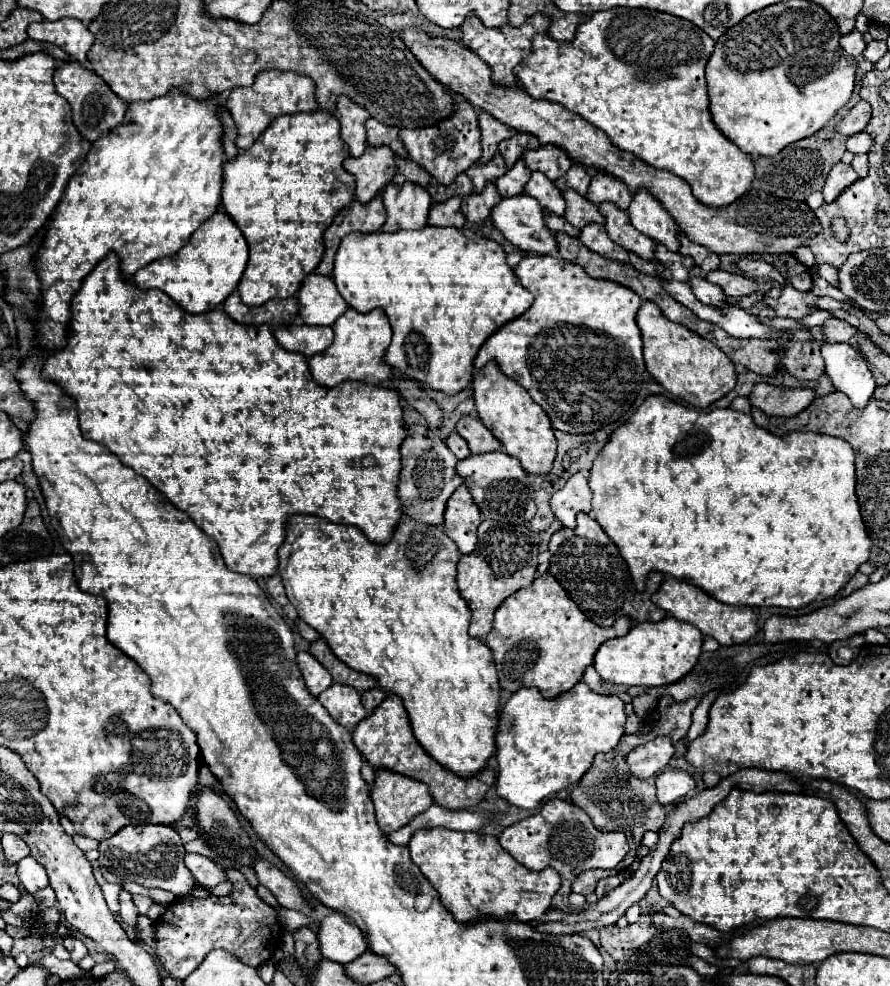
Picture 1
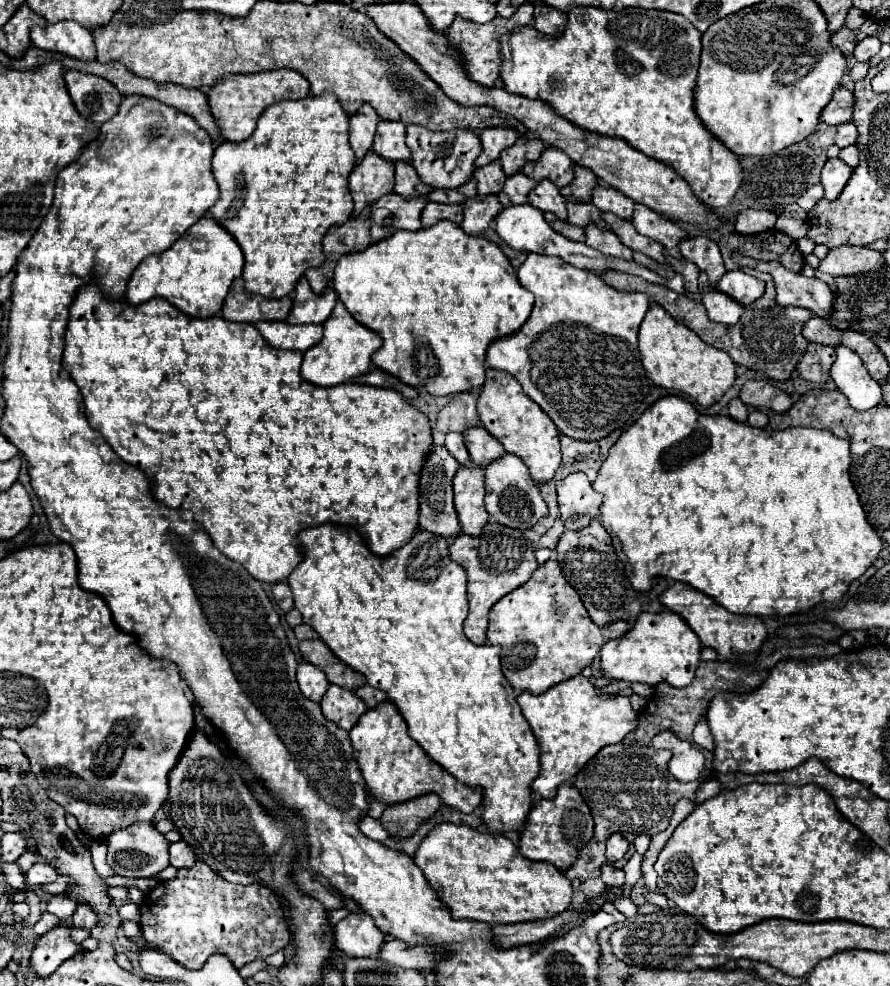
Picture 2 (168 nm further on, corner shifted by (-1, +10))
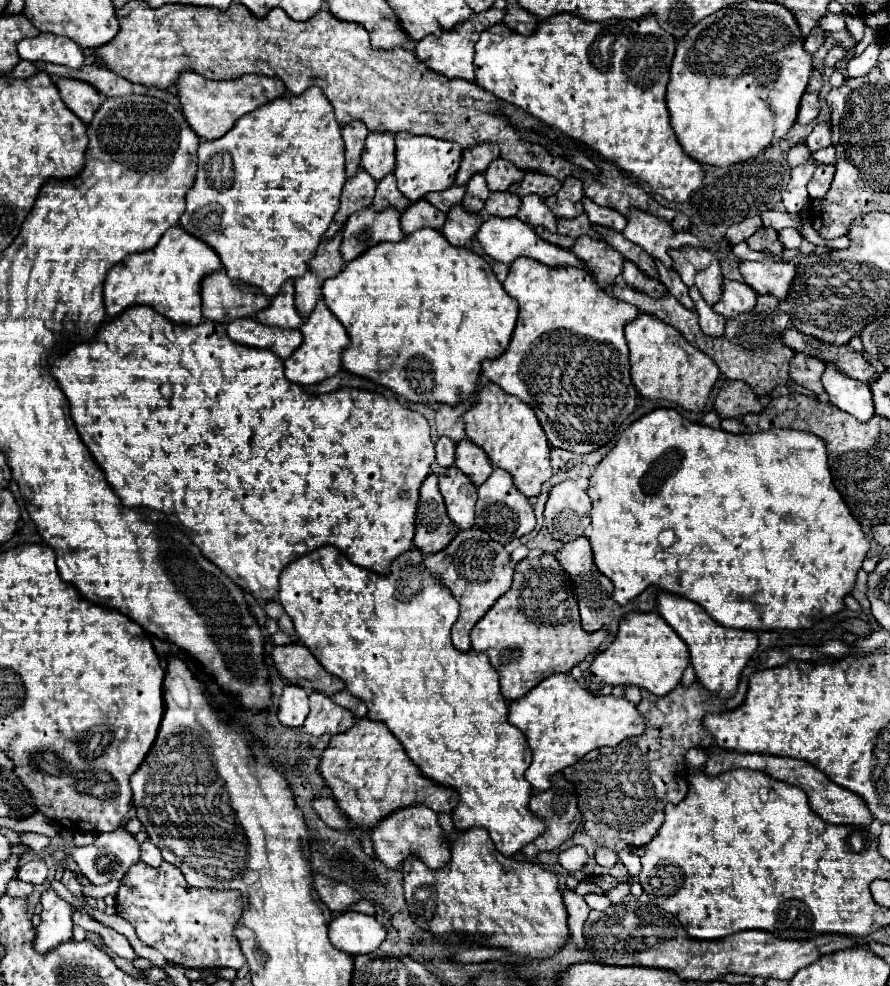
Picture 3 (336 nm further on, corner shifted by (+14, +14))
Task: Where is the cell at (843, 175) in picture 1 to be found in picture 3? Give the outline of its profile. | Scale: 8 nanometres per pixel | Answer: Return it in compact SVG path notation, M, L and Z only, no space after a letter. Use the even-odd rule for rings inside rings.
M817 166L813 178L809 180L807 184L807 190L809 190L809 196L819 200L819 198L825 198L829 186L831 186L831 180L833 180L833 174L835 174L835 166Z

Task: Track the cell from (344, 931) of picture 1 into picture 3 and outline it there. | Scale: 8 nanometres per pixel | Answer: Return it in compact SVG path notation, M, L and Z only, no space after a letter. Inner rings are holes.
M353 910L335 916L329 926L329 940L333 946L353 956L375 952L385 942L385 936L387 930L375 916Z

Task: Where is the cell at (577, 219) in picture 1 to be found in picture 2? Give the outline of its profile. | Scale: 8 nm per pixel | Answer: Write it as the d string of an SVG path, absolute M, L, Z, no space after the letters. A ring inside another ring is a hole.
M572 200L566 202L566 208L568 208L568 222L570 224L576 224L576 226L588 226L590 222L594 222L598 218L600 220L600 210L594 206L594 204L572 204Z

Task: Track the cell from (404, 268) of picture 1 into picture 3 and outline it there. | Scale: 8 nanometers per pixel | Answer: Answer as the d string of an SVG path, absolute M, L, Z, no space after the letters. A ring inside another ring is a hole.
M421 228L421 230L405 236L397 244L377 244L377 246L369 248L369 252L361 254L357 260L347 264L335 278L325 280L325 304L335 314L335 318L345 326L349 340L351 340L347 350L343 350L343 354L341 354L343 370L347 370L349 374L361 376L361 378L369 378L371 382L393 390L397 396L403 396L409 402L419 402L419 404L435 404L437 402L437 404L449 404L449 406L457 406L457 404L465 402L475 392L483 360L497 358L505 352L505 348L509 346L513 328L515 328L517 312L519 312L517 302L511 296L507 296L503 284L495 278L491 266L481 256L473 254L467 248L451 246L445 240L445 236L441 236L441 232L437 232L433 228Z

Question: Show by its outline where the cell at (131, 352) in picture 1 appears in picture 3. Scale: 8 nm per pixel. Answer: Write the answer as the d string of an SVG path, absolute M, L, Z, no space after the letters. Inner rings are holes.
M133 306L117 318L109 320L97 330L93 344L73 344L65 354L59 354L49 362L49 370L69 400L71 418L83 444L95 456L97 466L105 470L107 480L121 498L121 502L127 508L147 506L169 514L175 524L185 528L189 540L199 546L201 554L209 562L217 564L217 568L221 568L239 588L251 592L255 600L275 600L279 592L279 574L283 572L283 568L321 546L335 546L341 554L349 558L351 564L381 574L389 572L389 564L413 546L417 496L421 480L425 480L425 476L433 472L435 446L431 442L431 430L427 420L421 414L399 404L399 400L387 400L377 392L351 388L341 388L323 396L309 396L297 384L289 382L283 376L283 360L279 356L273 356L273 352L235 344L225 334L223 324L201 322L199 326L181 326L169 322L165 316L157 314L149 306ZM161 384L171 384L173 400L165 400L161 396Z

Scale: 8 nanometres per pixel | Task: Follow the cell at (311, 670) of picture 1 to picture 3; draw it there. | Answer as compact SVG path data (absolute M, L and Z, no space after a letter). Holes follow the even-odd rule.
M287 684L279 700L279 712L277 712L279 724L291 730L301 730L307 714L309 714L307 692L303 688Z

